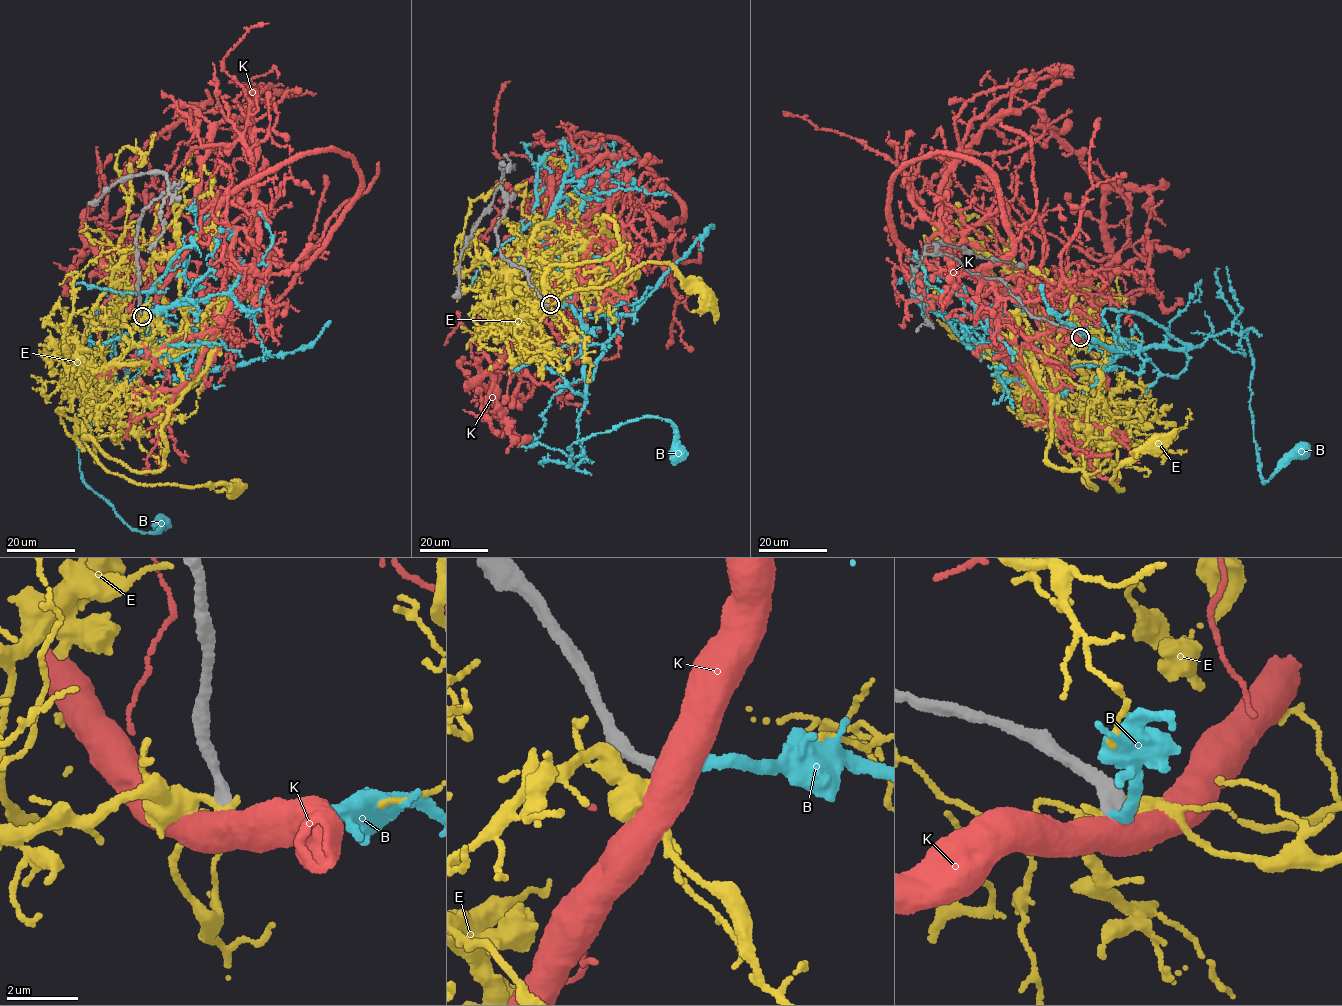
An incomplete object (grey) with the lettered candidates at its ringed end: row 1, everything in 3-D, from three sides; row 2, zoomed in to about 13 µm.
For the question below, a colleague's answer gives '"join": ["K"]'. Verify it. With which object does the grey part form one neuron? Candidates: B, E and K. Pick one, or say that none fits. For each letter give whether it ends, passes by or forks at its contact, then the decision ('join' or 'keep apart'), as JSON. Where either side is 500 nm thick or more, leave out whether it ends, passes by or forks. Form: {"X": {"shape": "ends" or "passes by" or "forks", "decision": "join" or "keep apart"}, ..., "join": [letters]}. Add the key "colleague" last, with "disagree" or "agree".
{"B": {"shape": "ends", "decision": "join"}, "E": {"decision": "keep apart"}, "K": {"decision": "keep apart"}, "join": ["B"], "colleague": "disagree"}

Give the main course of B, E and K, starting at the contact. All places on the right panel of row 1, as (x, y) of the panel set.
B: (1080, 337), (1103, 324), (1106, 309), (1146, 317), (1192, 347), (1246, 330), (1264, 483), (1301, 448)
E: (1081, 336), (1085, 346), (1072, 351), (1075, 364), (1117, 436), (1119, 490), (1111, 479), (1118, 468), (1155, 441)
K: (1081, 337), (1093, 325), (1079, 291), (1050, 286), (1028, 294), (980, 279), (914, 203), (890, 158), (784, 111)

